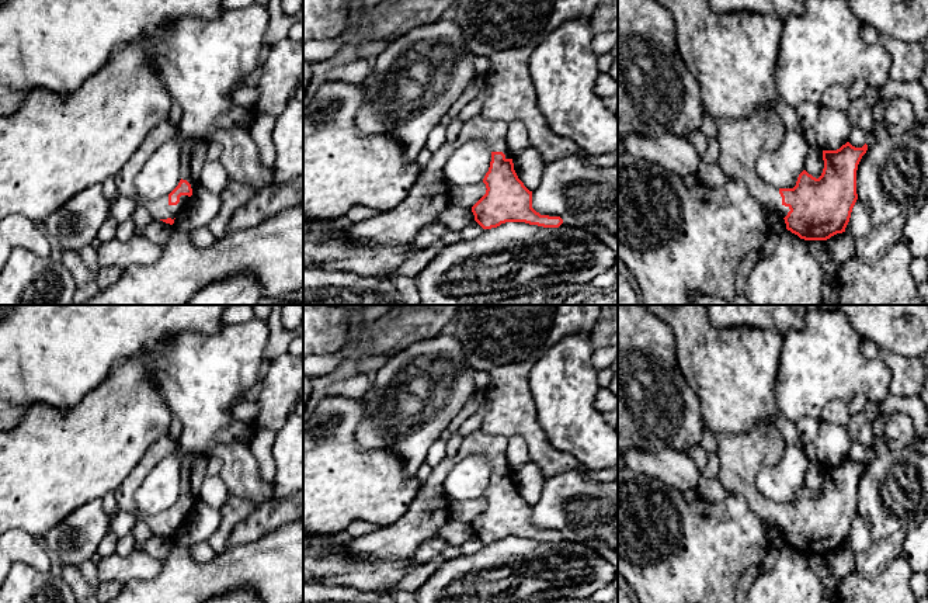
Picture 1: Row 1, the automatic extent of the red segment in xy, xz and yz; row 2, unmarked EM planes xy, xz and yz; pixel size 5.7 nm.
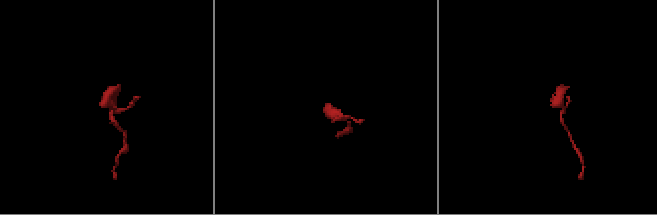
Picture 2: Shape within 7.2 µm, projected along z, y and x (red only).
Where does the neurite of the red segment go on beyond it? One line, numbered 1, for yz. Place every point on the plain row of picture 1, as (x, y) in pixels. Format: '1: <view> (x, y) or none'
1: yz (741, 457)

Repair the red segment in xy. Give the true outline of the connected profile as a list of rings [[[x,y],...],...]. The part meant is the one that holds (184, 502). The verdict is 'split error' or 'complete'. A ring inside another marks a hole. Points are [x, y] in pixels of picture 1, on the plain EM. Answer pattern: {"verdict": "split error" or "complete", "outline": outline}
{"verdict": "split error", "outline": [[[187,454],[181,460],[183,491],[178,500],[168,509],[153,516],[142,516],[154,536],[173,540],[175,531],[199,500],[199,489],[206,474],[209,458]]]}

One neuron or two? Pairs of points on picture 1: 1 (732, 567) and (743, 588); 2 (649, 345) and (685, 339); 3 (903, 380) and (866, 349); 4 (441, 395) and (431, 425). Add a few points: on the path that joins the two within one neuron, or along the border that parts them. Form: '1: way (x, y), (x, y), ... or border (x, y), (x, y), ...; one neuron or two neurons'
1: border (758, 565), (751, 565), (743, 574), (736, 588); two neurons
2: border (660, 319), (674, 338), (674, 357), (681, 373); two neurons
3: way (899, 370), (885, 356), (876, 353); one neuron
4: way (434, 402), (431, 405), (431, 418); one neuron

